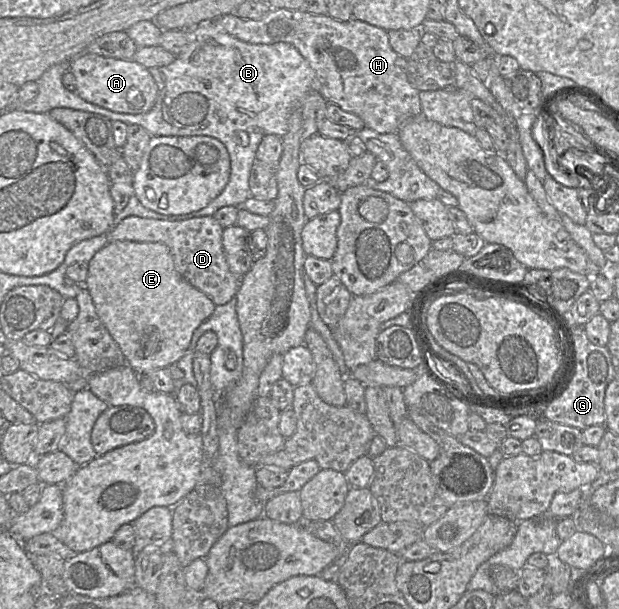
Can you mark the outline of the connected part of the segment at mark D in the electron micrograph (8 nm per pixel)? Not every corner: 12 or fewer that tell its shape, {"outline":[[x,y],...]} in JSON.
{"outline":[[132,215],[109,242],[164,243],[178,273],[223,305],[241,280],[229,269],[213,216]]}

